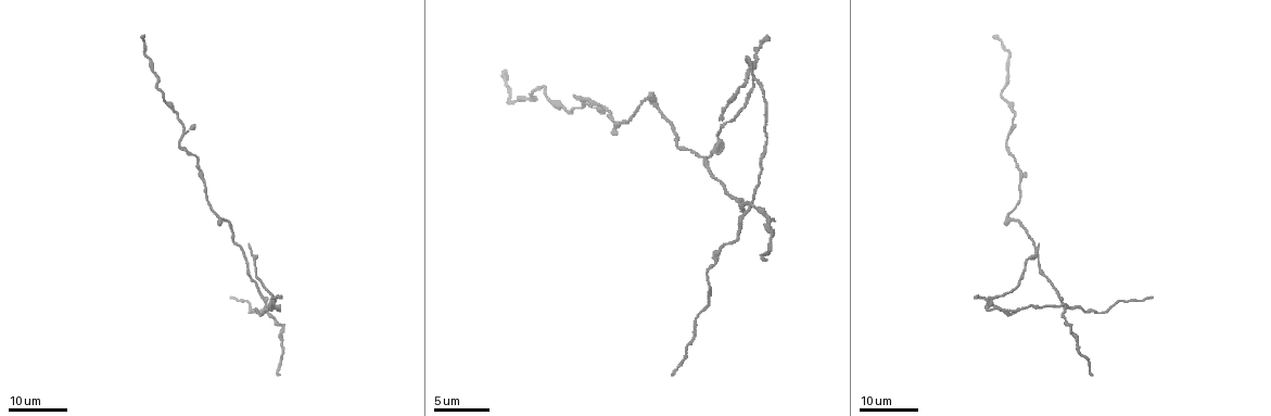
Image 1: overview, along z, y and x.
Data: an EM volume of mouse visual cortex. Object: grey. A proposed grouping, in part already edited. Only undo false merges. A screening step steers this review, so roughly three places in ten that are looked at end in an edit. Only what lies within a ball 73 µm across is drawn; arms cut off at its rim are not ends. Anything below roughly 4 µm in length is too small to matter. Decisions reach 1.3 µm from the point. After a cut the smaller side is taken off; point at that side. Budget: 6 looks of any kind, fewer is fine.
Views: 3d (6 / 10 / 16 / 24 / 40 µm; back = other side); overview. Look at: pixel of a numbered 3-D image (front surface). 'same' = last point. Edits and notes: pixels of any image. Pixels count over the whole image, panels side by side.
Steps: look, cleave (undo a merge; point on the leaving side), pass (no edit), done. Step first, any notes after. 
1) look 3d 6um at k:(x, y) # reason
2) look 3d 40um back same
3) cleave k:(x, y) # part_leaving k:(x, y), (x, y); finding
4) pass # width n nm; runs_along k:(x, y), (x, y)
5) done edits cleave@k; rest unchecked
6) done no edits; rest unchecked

look 3d 16um at 1:(219, 217) # thin arm on a thick one

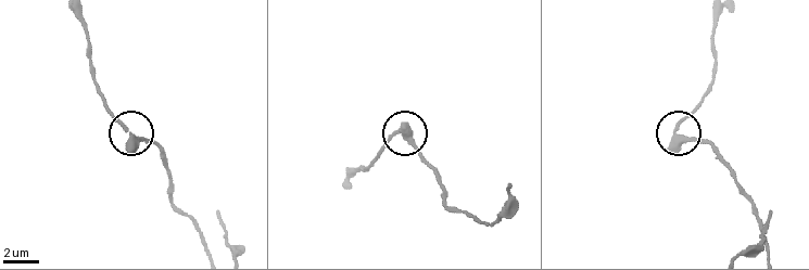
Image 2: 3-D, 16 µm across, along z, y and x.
look 3d 6um at 2:(130, 132)

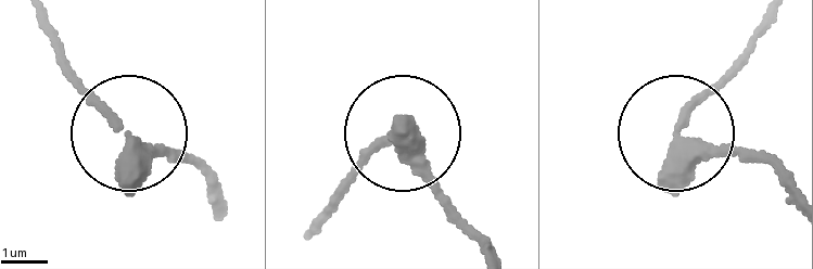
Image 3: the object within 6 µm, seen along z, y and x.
pass # runs_along 3:(212, 188), (149, 149), (64, 63); one neuron here

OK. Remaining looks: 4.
look 3d 24um at 1:(710, 171) # calibre changes

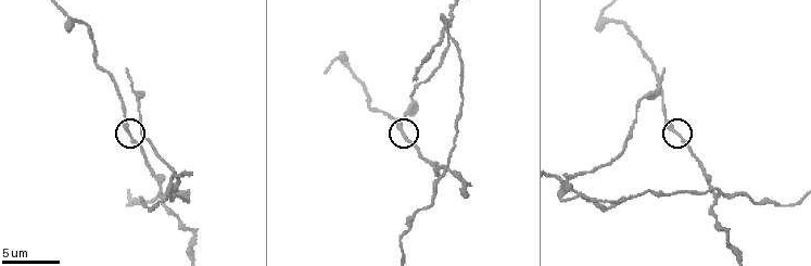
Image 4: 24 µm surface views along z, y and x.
look 3d 6um at 4:(130, 133)

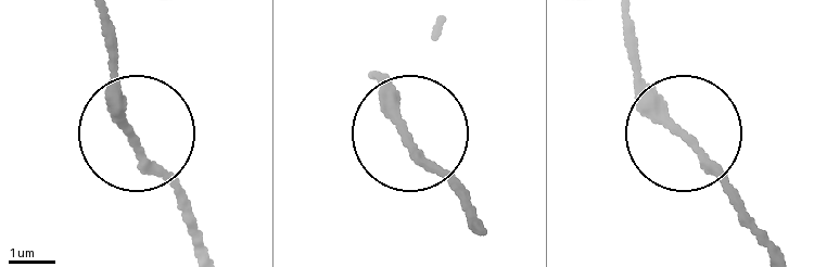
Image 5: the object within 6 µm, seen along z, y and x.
pass # width 190 nm; runs_along 5:(627, 24), (644, 83), (764, 230); all the same neuron

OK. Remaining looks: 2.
look 3d 6um at 4:(163, 196) # four-way junction

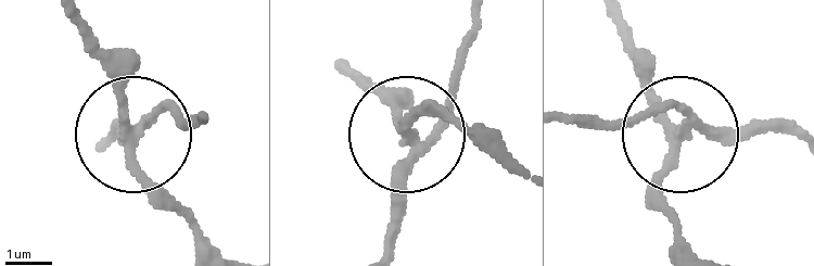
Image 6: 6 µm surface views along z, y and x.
cleave 6:(183, 127) # width 230 nm; part_leaving 6:(144, 131), (167, 112), (199, 124); a second neuron is stuck on

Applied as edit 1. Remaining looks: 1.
done edits cleave@6; rest unchecked

